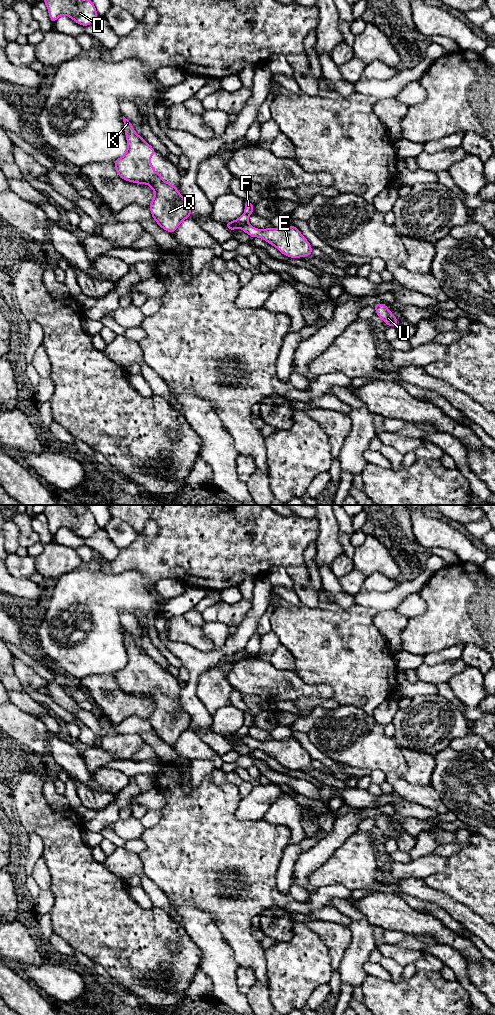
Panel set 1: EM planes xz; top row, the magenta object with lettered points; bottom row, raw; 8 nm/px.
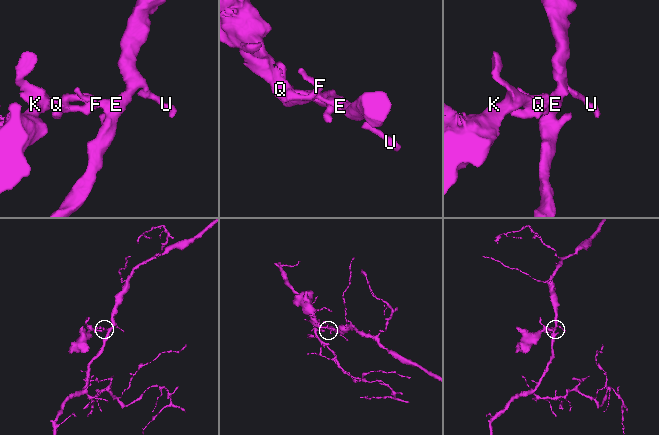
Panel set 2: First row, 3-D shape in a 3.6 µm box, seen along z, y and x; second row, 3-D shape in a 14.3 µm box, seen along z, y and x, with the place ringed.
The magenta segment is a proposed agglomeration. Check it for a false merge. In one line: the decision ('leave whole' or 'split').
split

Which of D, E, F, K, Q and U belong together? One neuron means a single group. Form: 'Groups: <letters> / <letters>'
Groups: D F K Q / E U

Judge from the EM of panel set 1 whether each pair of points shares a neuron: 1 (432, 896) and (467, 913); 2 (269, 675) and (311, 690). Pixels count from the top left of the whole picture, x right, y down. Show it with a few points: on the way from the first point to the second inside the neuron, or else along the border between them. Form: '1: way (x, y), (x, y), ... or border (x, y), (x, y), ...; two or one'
1: way (441, 899), (458, 911); one
2: way (279, 685), (285, 691), (301, 690); one

